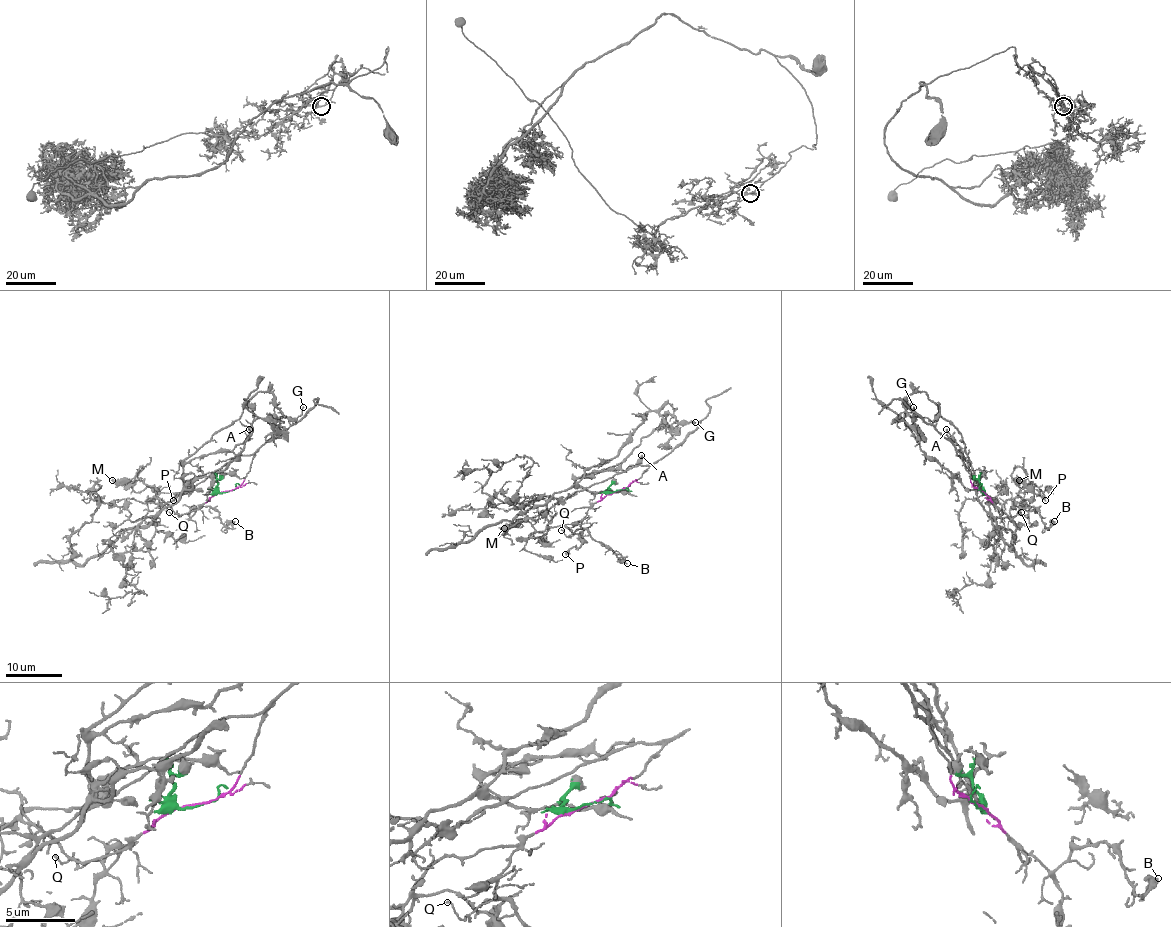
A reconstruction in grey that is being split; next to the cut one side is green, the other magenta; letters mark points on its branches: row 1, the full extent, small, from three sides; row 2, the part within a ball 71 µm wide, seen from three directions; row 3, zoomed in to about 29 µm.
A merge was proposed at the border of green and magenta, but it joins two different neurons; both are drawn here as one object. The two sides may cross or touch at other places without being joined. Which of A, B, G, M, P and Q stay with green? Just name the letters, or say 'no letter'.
A, G

